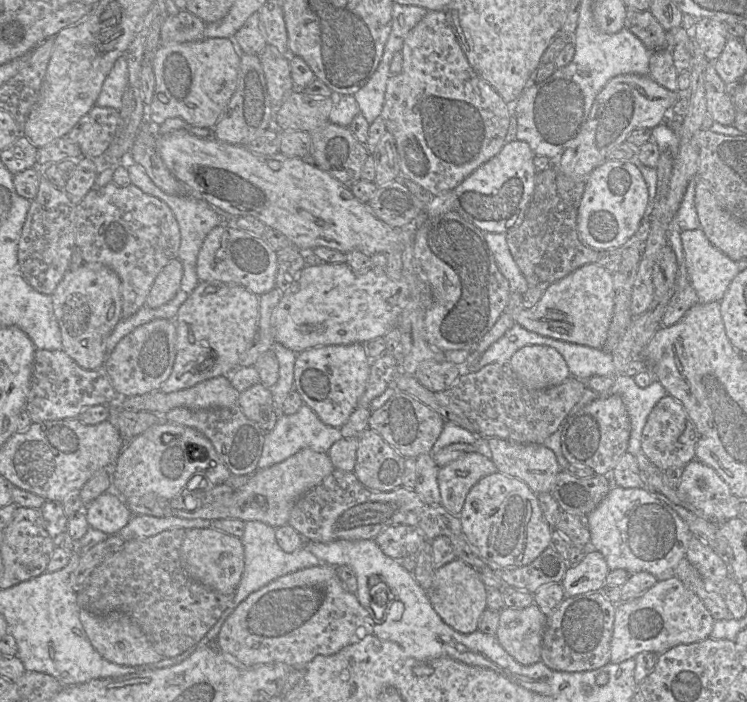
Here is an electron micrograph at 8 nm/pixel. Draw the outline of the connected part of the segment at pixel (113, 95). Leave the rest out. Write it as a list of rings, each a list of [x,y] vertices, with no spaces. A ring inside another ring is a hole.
[[[126,54],[120,56],[103,82],[96,106],[113,107],[120,110],[125,89],[128,86],[128,64]]]

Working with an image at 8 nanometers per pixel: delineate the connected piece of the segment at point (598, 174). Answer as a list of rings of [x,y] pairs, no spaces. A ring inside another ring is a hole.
[[[627,160],[603,162],[586,179],[577,215],[580,240],[595,250],[625,247],[637,232],[648,203],[646,181],[634,162]]]

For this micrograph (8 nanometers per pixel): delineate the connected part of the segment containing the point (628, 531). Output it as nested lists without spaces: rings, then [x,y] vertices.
[[[612,486],[607,496],[588,515],[589,547],[600,552],[610,571],[648,572],[658,581],[675,576],[675,569],[686,551],[692,533],[688,525],[664,501],[646,488]]]

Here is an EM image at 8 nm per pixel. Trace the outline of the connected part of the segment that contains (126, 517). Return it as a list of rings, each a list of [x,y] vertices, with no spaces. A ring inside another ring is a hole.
[[[112,489],[85,506],[84,511],[90,527],[110,536],[117,534],[133,516],[124,500]]]

